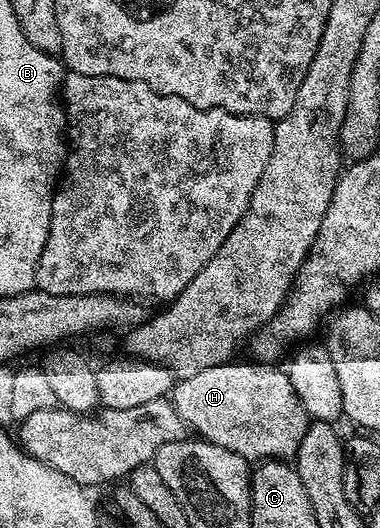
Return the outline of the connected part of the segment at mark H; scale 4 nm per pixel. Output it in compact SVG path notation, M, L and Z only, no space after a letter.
M231 360L216 368L204 368L204 372L196 372L196 376L179 378L175 381L174 389L170 391L168 397L176 408L180 420L184 420L187 427L203 442L228 448L228 452L236 452L248 460L293 459L300 448L300 440L304 438L308 415L296 396L285 369L257 360L238 361Z

